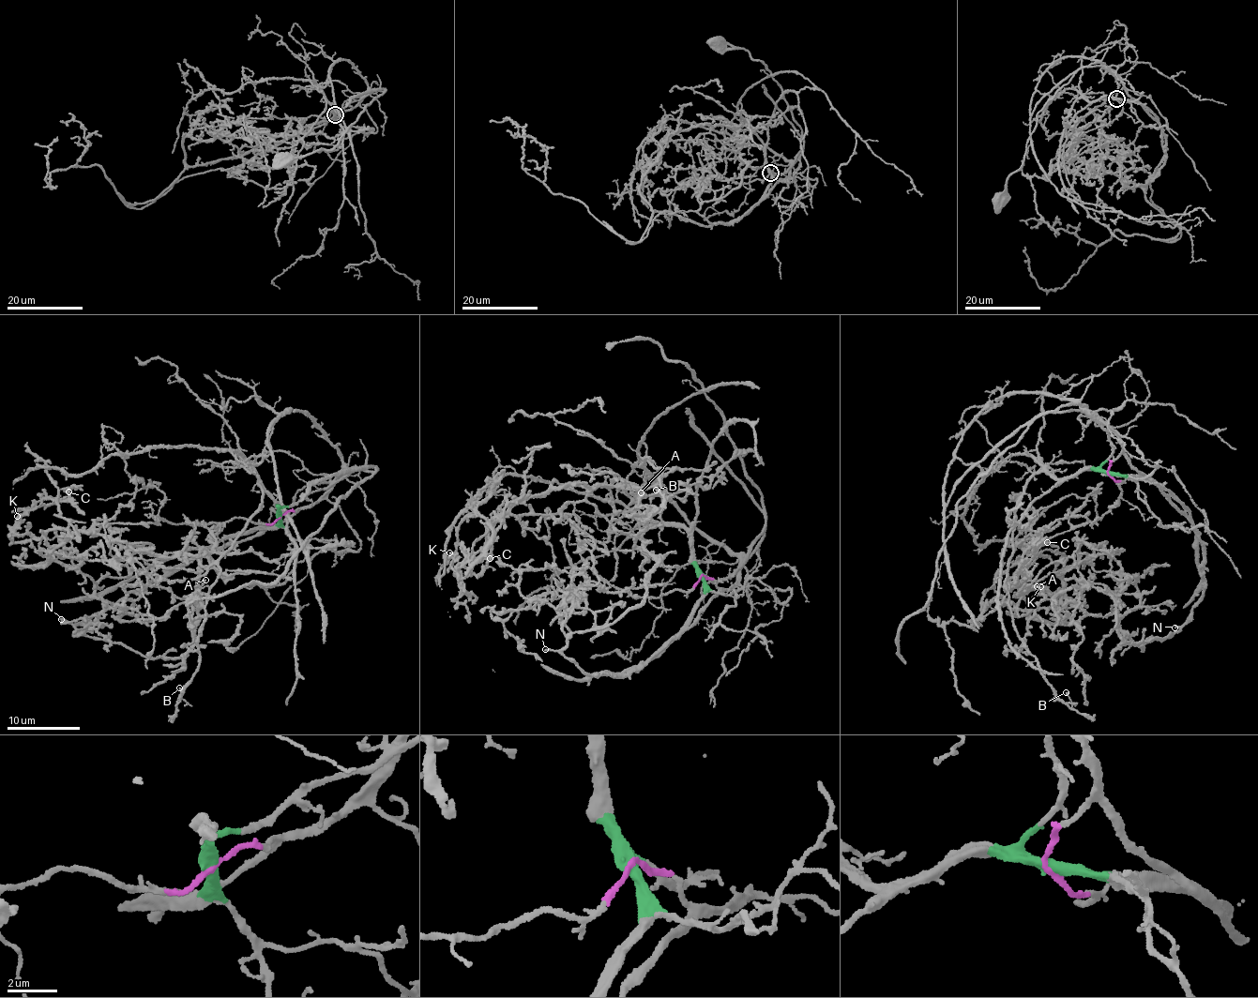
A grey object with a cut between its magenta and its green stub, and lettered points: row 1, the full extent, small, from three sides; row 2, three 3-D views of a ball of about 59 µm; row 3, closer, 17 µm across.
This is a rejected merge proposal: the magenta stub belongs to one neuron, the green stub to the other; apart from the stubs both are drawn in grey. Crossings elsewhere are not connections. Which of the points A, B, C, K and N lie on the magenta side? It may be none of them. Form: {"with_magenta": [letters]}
{"with_magenta": ["A", "N"]}

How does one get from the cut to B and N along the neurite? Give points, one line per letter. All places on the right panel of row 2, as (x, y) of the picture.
B: (1108, 474), (1084, 468), (1057, 478), (1039, 471), (1014, 517), (1005, 587), (1013, 630), (1069, 705), (1067, 692)
N: (1108, 474), (1114, 461), (1125, 454), (1187, 515), (1201, 543), (1201, 595), (1190, 615), (1174, 627)

